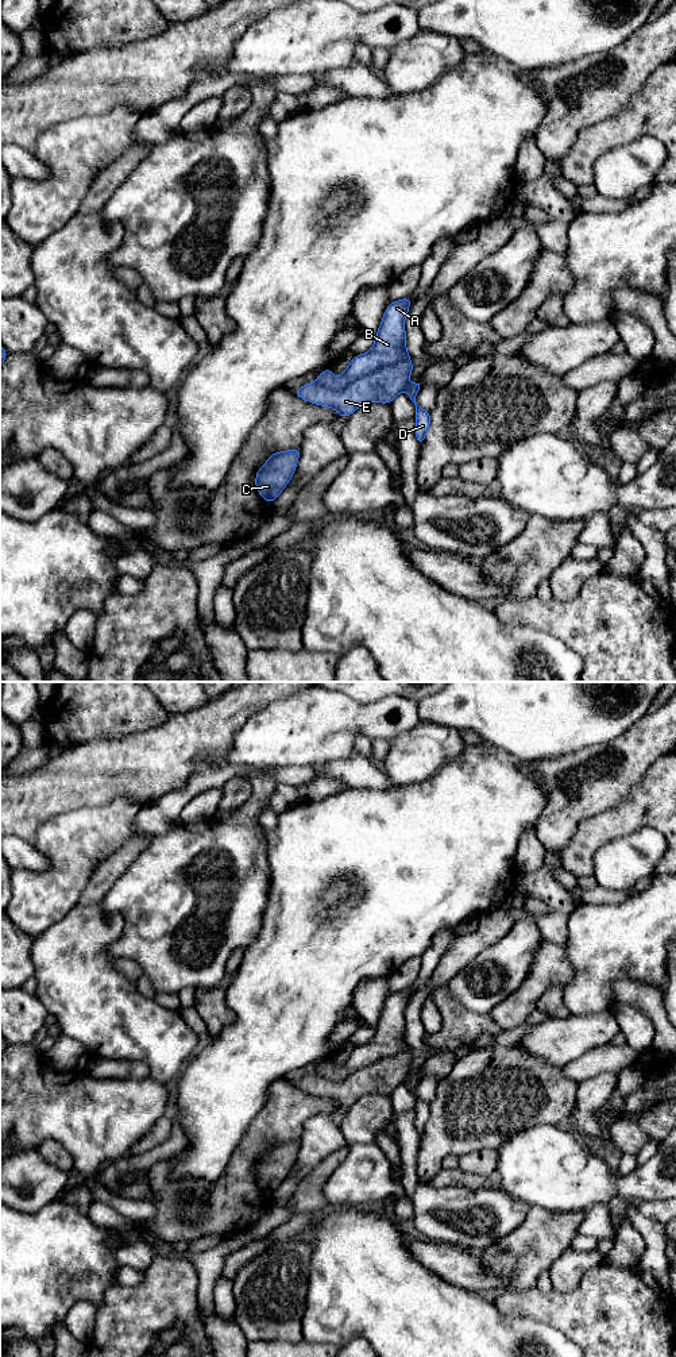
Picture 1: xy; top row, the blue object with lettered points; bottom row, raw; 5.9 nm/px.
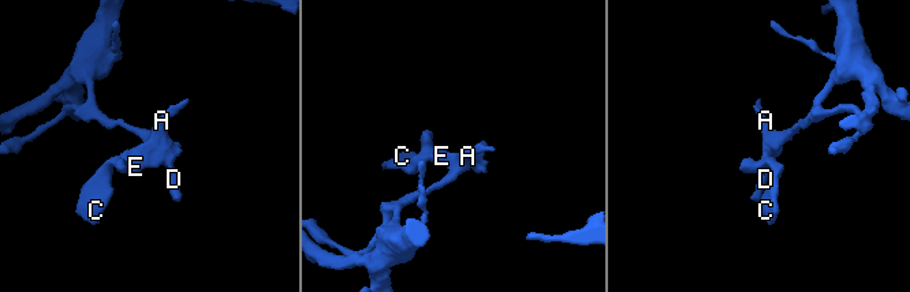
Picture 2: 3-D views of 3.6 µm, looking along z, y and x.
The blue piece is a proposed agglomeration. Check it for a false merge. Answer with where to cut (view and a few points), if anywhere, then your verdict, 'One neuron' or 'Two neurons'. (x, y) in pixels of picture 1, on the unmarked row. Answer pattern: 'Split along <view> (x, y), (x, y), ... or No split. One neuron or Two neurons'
Split along xy (408, 1049), (378, 1059), (340, 1080), (329, 1080), (316, 1072). Two neurons

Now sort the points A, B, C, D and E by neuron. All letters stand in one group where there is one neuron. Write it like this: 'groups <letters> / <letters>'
groups A B D / C E

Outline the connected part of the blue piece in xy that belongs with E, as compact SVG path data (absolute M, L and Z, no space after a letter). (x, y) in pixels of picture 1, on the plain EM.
M405 1050L360 1068L341 1082L331 1082L316 1072L293 1084L314 1096L333 1099L340 1109L348 1109L367 1094L390 1095L406 1079L412 1063L413 1053Z

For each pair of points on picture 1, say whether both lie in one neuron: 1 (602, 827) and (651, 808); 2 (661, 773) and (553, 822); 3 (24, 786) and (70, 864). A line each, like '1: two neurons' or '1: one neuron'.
1: one neuron
2: two neurons
3: two neurons

